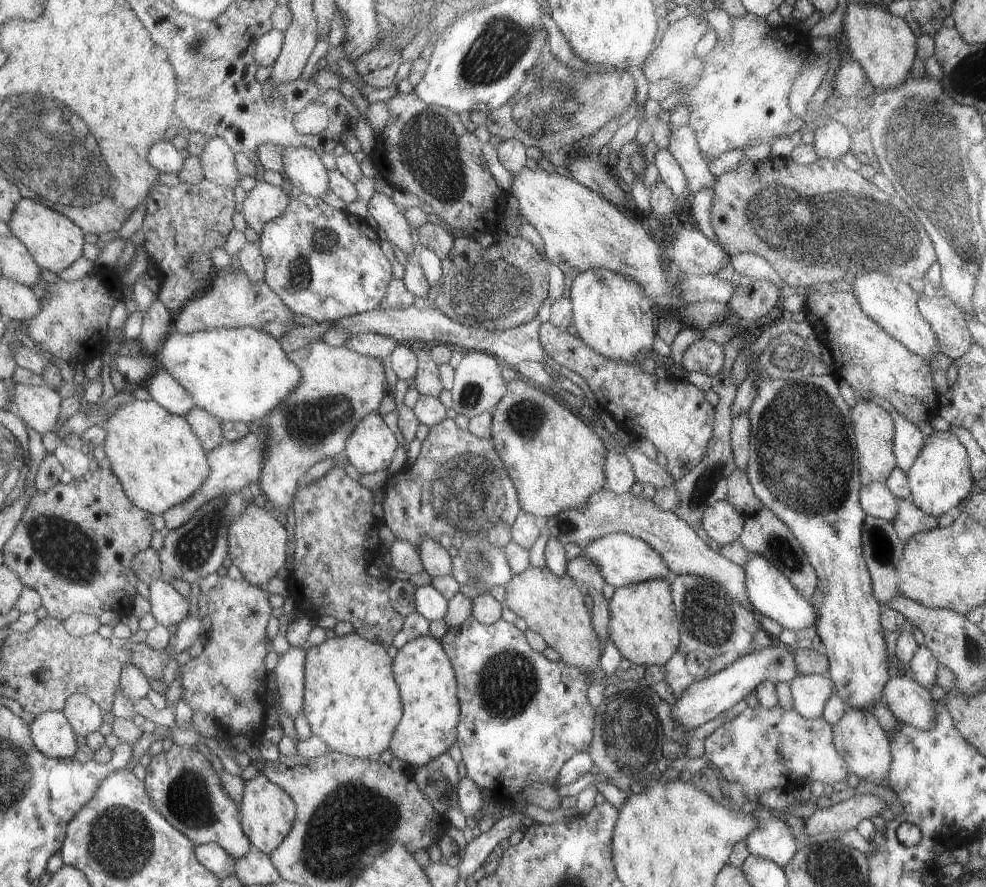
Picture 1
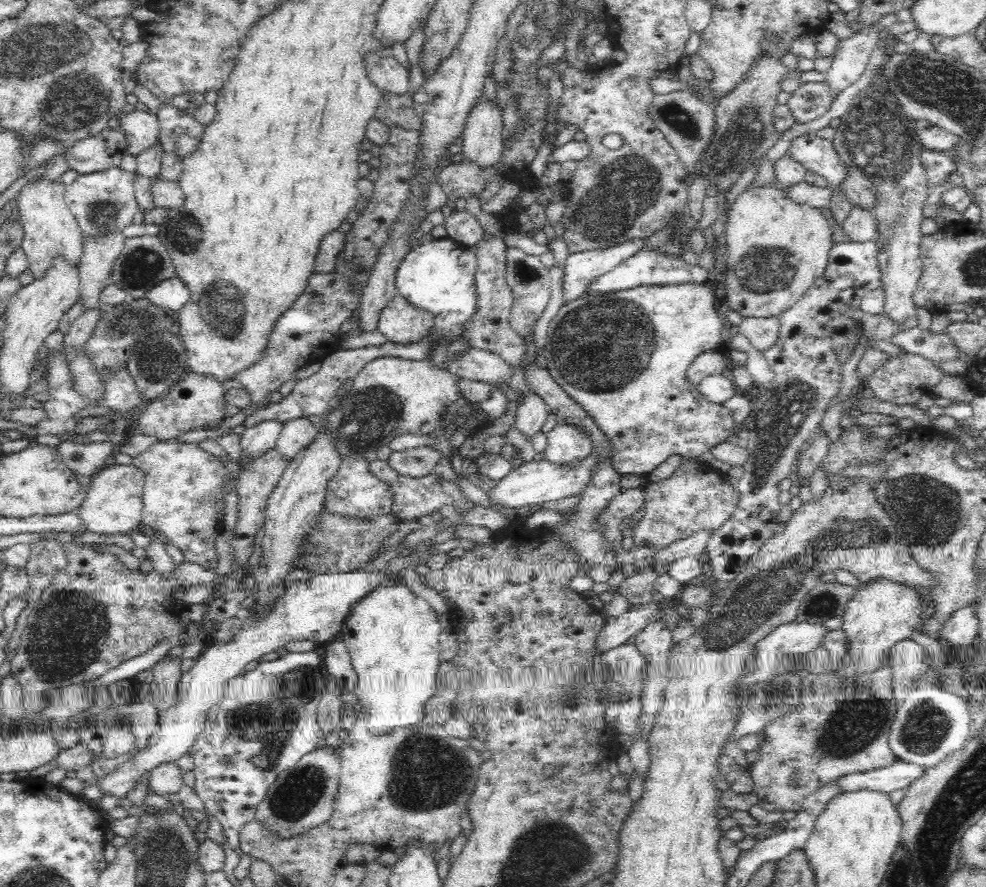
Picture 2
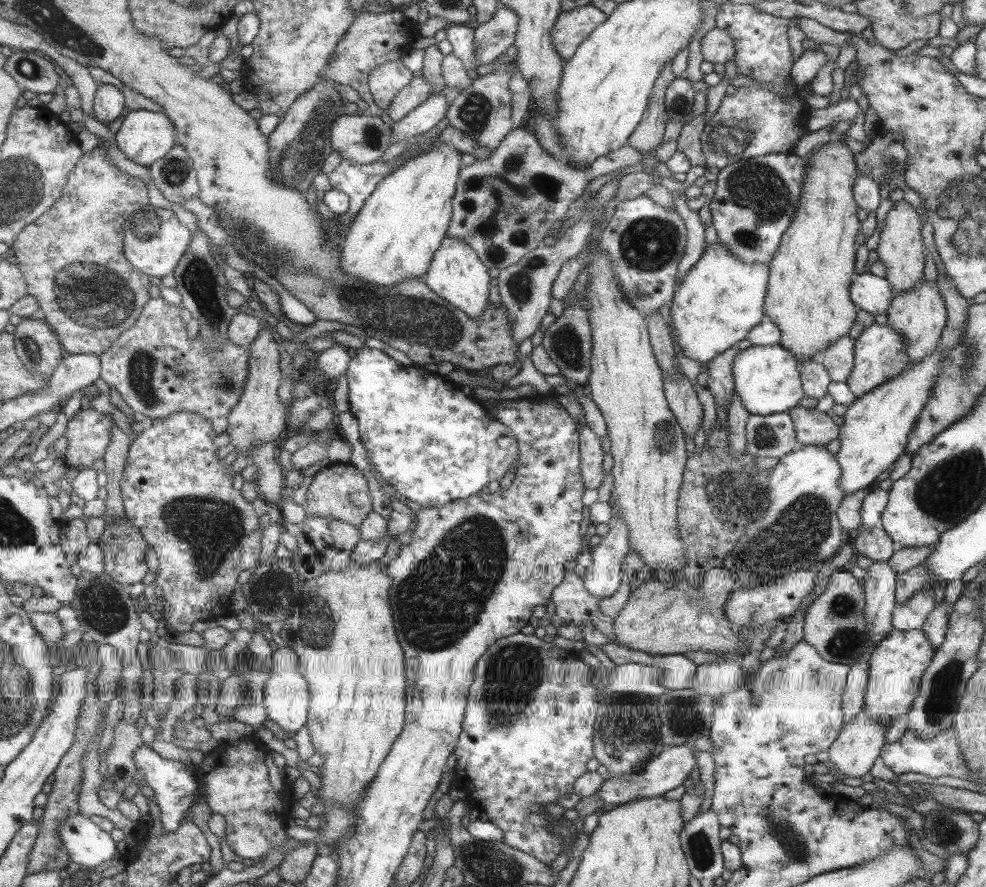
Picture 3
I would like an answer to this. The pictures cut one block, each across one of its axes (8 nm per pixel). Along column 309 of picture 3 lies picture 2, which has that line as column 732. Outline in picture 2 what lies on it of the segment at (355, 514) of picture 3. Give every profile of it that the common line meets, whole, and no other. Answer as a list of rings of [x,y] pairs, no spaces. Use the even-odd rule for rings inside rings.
[[[684,458],[668,478],[661,479],[659,482],[647,480],[640,488],[643,489],[641,508],[644,514],[633,529],[633,546],[636,548],[646,546],[650,550],[666,548],[673,542],[688,538],[700,530],[705,530],[709,534],[715,533],[732,518],[740,502],[740,491],[730,483],[728,476],[698,459]]]

